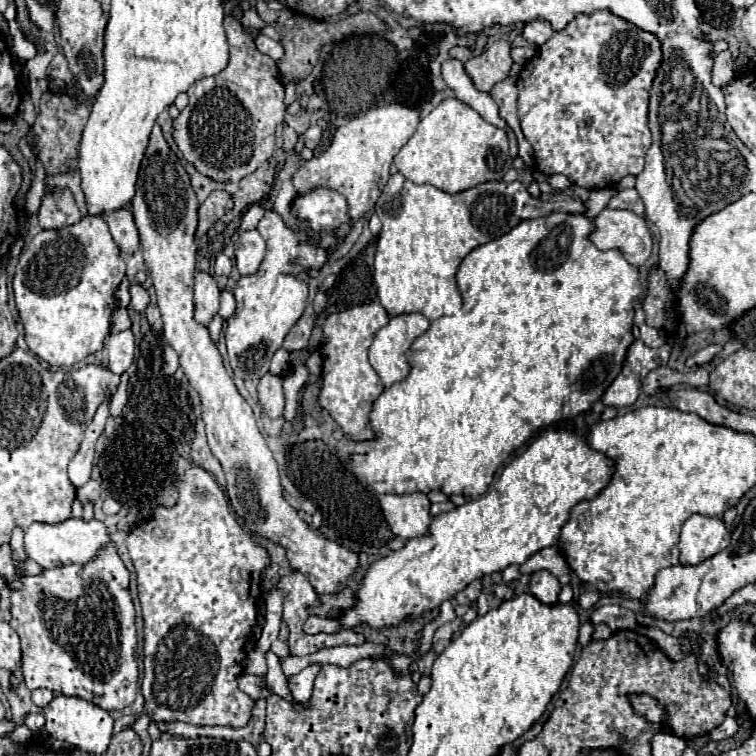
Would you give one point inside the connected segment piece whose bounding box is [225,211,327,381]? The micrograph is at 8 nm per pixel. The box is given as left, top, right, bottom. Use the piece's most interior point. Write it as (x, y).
(268, 303)

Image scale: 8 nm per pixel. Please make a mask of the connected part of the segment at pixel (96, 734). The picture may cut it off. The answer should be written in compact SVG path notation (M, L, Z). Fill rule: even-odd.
M57 695L53 697L53 701L43 709L45 715L45 729L49 731L49 735L53 739L63 739L71 745L75 745L77 749L85 751L85 753L95 753L101 755L109 741L111 741L111 733L113 733L113 719L107 711L103 711L101 707L79 699L79 697L67 697L67 695Z

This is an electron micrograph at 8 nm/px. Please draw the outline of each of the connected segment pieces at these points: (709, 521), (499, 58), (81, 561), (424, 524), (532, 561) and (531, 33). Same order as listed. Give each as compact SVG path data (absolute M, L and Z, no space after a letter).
M691 515L681 531L681 563L697 565L715 553L723 551L731 541L731 533L727 531L723 519L707 517L707 515Z
M495 41L481 55L471 57L465 63L465 71L479 91L491 91L495 83L503 81L509 75L509 69L513 65L509 53L511 45L507 41Z
M67 519L65 523L57 523L57 525L33 523L25 531L25 549L27 549L29 559L37 561L45 569L55 569L61 565L81 565L83 567L89 561L93 561L99 549L103 549L109 543L111 543L111 535L107 527L97 519L89 523L85 523L83 519Z
M407 493L407 495L375 495L383 517L395 537L411 539L425 535L429 527L429 499L425 493Z
M547 547L537 551L533 557L529 557L523 565L521 565L521 573L537 573L537 571L549 571L551 575L555 575L559 579L561 585L569 585L571 583L571 573L569 573L569 565L561 553L561 549L555 547Z
M533 21L533 23L527 23L523 29L523 37L535 47L543 45L551 35L553 35L553 29L549 21Z

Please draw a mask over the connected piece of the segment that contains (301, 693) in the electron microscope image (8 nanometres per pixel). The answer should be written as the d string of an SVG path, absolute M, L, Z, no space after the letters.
M315 663L315 665L305 667L301 673L293 675L293 677L289 679L291 695L293 695L293 699L295 699L297 703L301 703L303 707L311 707L309 699L311 699L311 691L313 691L313 679L315 679L315 675L319 673L319 669L321 669L321 667Z

